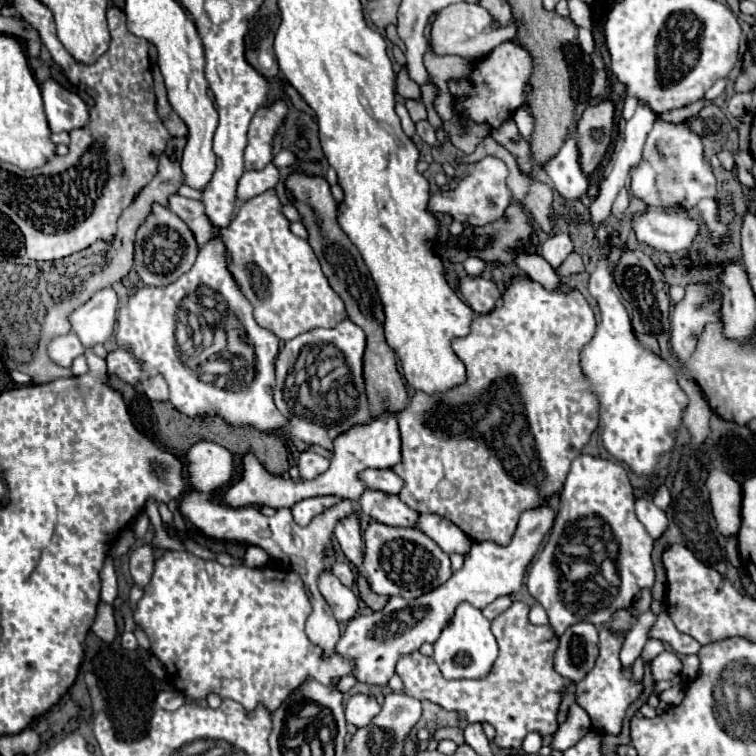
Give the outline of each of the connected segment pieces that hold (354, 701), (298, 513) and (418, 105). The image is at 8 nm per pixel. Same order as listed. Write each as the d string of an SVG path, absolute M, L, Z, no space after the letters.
M352 695L346 703L346 723L354 725L356 729L366 727L372 717L376 717L380 705L372 695Z
M314 497L314 499L304 499L302 503L296 503L292 507L292 515L294 521L298 525L308 525L316 515L324 513L326 509L334 507L336 503L340 503L338 497Z
M404 101L404 105L406 105L406 109L408 109L414 123L426 119L426 107L424 107L422 101Z

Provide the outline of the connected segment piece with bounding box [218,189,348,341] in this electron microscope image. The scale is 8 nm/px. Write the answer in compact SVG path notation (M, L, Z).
M274 189L248 199L230 227L218 233L230 251L230 271L244 295L254 303L254 317L260 327L288 341L318 327L332 329L348 317L344 301L330 287L308 241L292 235L290 221L282 215L282 203Z

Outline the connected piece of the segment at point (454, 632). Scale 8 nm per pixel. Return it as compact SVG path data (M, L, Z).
M460 603L448 629L442 631L440 639L434 643L434 655L438 669L446 679L484 679L498 657L498 643L490 631L490 621L480 609L470 603Z

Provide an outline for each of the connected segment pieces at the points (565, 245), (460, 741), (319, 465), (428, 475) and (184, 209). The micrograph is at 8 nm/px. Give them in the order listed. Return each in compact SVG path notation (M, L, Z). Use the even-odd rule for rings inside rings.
M556 233L546 239L542 245L542 257L556 269L572 253L572 239L568 233Z
M442 727L434 733L434 739L436 741L442 741L442 739L452 739L456 745L464 745L464 733L462 729L458 727Z
M300 453L300 459L298 459L298 469L300 469L300 477L302 479L314 479L318 477L320 473L324 473L328 469L330 461L322 455L316 455L316 453Z
M516 273L510 277L504 293L502 293L504 305L500 309L494 309L488 315L476 315L470 325L470 333L466 337L458 337L452 341L452 349L456 357L466 365L466 381L462 385L456 385L448 391L426 395L424 391L416 391L410 405L398 413L398 425L402 435L402 461L394 467L396 475L404 479L404 489L398 493L398 497L414 511L418 513L436 513L454 525L458 525L472 541L492 541L496 545L508 545L514 529L518 525L518 519L524 511L536 509L546 503L548 497L556 495L564 487L564 479L568 475L570 463L582 453L582 447L590 441L590 435L598 427L598 399L594 399L594 393L590 391L590 385L586 383L586 377L582 375L580 363L578 363L578 351L594 337L596 331L596 319L594 313L584 299L584 295L570 287L568 283L560 283L558 289L548 291L540 283L532 281L524 273Z
M170 195L168 197L168 207L176 215L180 215L180 219L192 231L196 231L196 239L198 239L200 247L202 247L202 243L206 243L206 239L210 239L210 235L216 233L214 227L210 227L210 221L206 219L206 215L202 211L202 203L200 201L186 199L186 197L180 197L180 195Z

